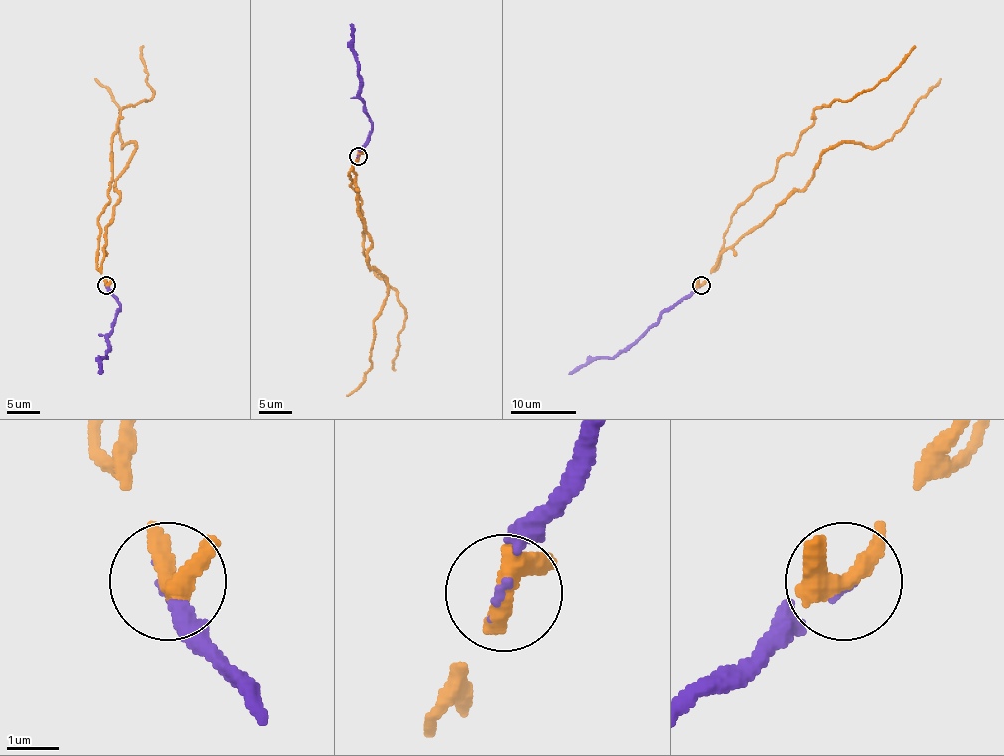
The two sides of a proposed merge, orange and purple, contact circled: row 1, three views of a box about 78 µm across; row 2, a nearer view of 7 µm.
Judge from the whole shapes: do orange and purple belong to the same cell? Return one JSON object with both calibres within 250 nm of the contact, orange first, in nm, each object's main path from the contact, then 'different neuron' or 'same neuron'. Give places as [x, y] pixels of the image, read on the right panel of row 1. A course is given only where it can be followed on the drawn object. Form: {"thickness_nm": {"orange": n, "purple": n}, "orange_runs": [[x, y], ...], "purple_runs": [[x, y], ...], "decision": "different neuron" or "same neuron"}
{"thickness_nm": {"orange": 400, "purple": 80}, "orange_runs": [[702, 284], [720, 263], [730, 217], [773, 177], [776, 162], [796, 149], [814, 111], [872, 89], [915, 45]], "purple_runs": [[702, 284], [665, 311], [637, 340], [613, 357], [588, 360], [568, 373]], "decision": "same neuron"}

